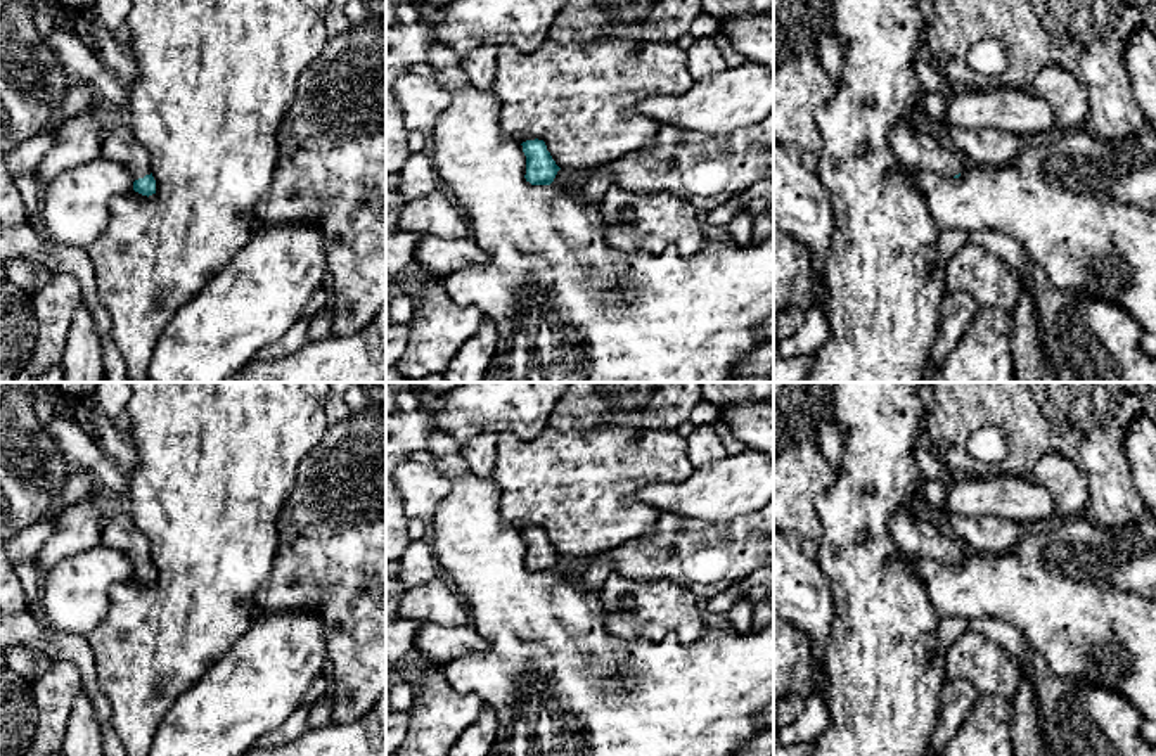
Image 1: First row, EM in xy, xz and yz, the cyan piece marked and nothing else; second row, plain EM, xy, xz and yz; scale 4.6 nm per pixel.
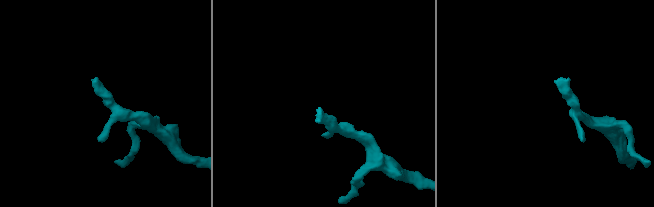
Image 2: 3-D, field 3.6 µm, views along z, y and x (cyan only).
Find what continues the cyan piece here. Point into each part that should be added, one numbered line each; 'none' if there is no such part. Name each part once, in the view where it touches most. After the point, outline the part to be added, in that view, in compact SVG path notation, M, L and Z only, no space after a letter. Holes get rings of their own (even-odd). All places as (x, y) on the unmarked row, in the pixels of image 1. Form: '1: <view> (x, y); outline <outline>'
1: xy (120, 533); outline M104 493L102 498L109 503L111 510L102 529L100 543L126 554L133 562L133 567L151 562L151 545L132 522L126 505L121 500L111 498Z

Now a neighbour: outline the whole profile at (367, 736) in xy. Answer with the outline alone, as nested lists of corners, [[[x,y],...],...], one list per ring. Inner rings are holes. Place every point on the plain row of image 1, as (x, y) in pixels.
[[[386,692],[353,723],[310,728],[289,744],[270,749],[253,746],[242,756],[386,756]]]

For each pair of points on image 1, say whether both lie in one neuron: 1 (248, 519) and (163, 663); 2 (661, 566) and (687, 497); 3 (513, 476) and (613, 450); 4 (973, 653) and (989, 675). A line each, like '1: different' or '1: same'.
1: same
2: different
3: same
4: same

